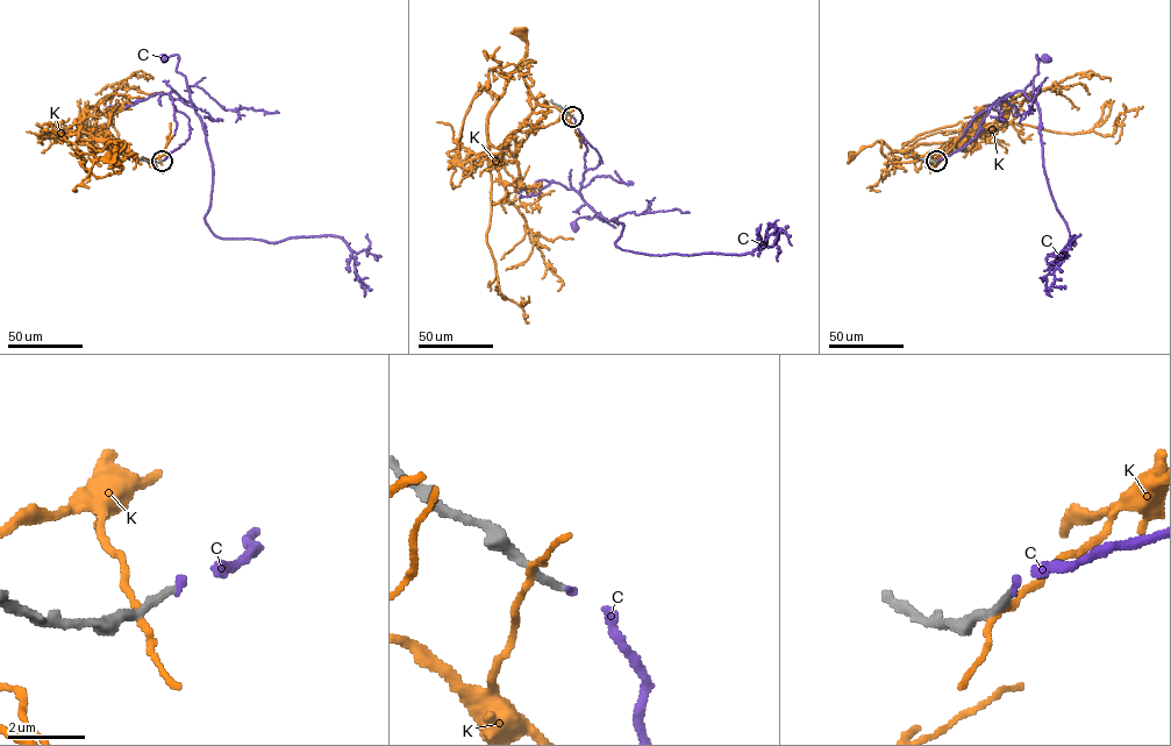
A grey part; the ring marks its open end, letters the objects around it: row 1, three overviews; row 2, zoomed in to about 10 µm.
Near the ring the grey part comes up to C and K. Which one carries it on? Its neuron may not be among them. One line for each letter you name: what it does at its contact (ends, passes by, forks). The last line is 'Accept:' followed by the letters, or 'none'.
C: It ends there
Accept: C

